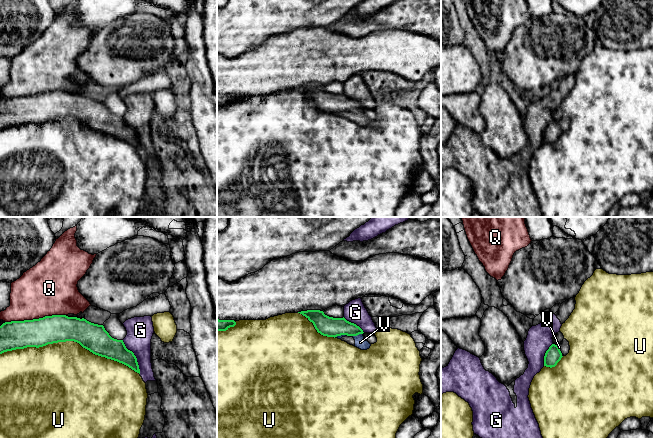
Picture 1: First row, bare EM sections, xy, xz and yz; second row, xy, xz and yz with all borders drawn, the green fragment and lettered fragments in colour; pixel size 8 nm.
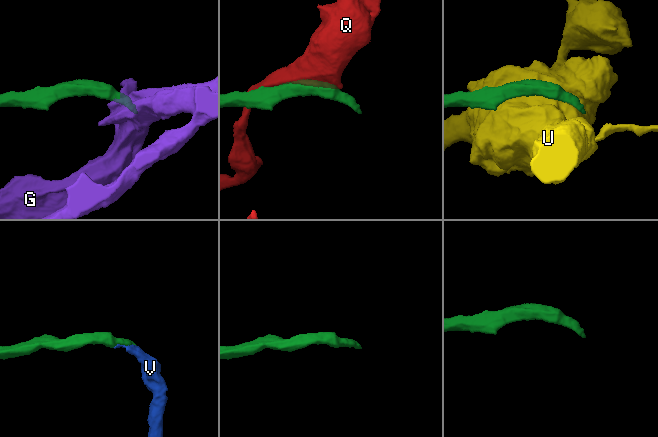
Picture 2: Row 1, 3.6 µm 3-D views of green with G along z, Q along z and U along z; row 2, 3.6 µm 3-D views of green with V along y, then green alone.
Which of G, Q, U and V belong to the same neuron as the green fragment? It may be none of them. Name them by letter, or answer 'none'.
V

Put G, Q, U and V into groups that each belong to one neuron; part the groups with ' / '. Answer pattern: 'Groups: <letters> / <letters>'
Groups: G / Q U / V

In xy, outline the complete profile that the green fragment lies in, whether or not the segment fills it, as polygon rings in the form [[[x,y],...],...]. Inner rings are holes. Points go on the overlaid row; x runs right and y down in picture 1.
[[[66,315],[45,316],[39,319],[5,322],[0,326],[0,354],[27,347],[43,347],[48,344],[74,341],[95,355],[122,363],[140,374],[137,358],[128,350],[123,340],[112,338],[103,325]]]

